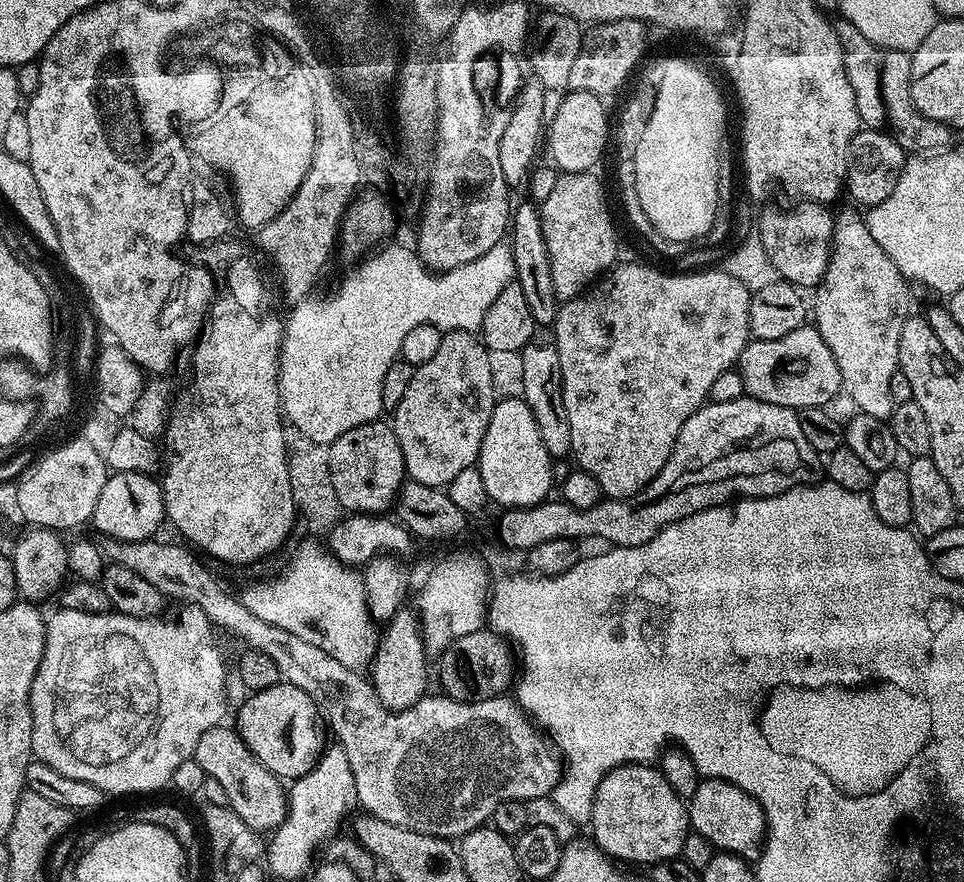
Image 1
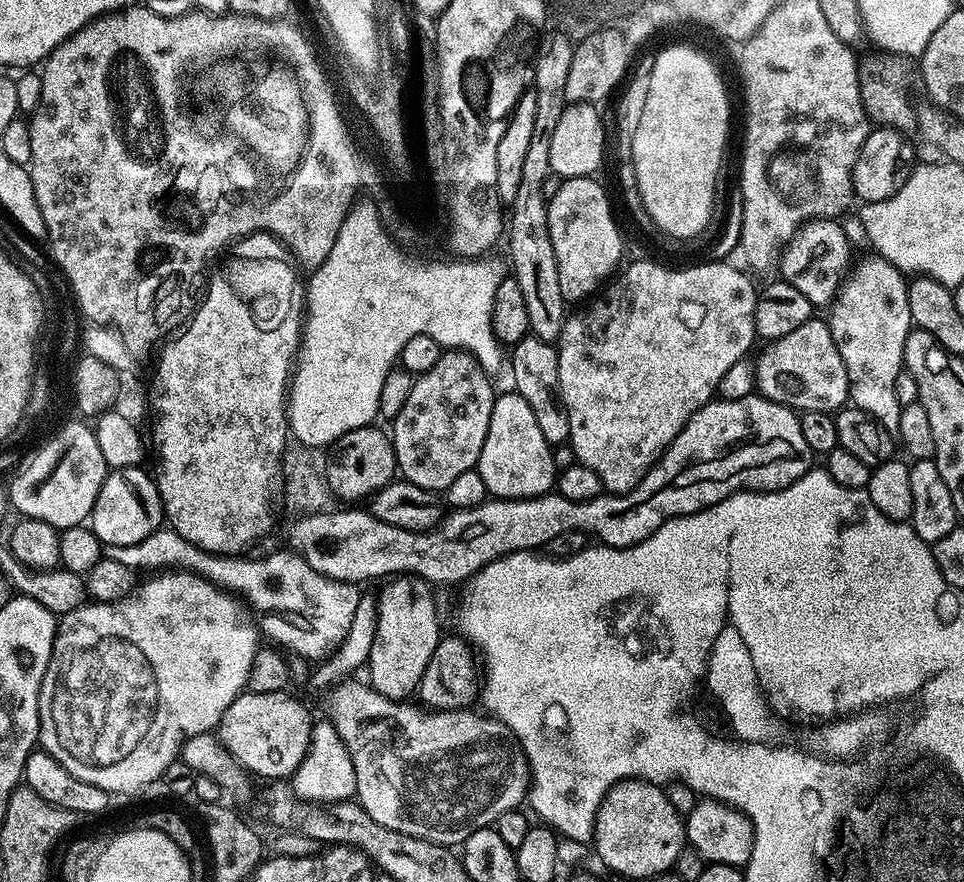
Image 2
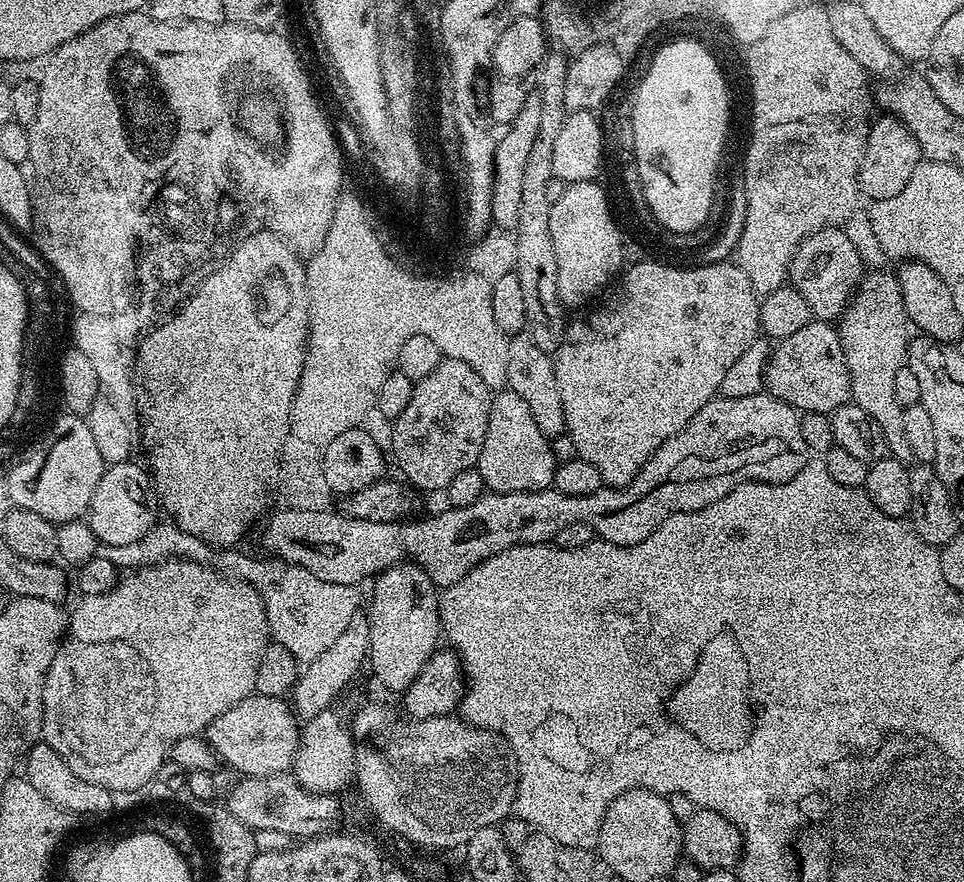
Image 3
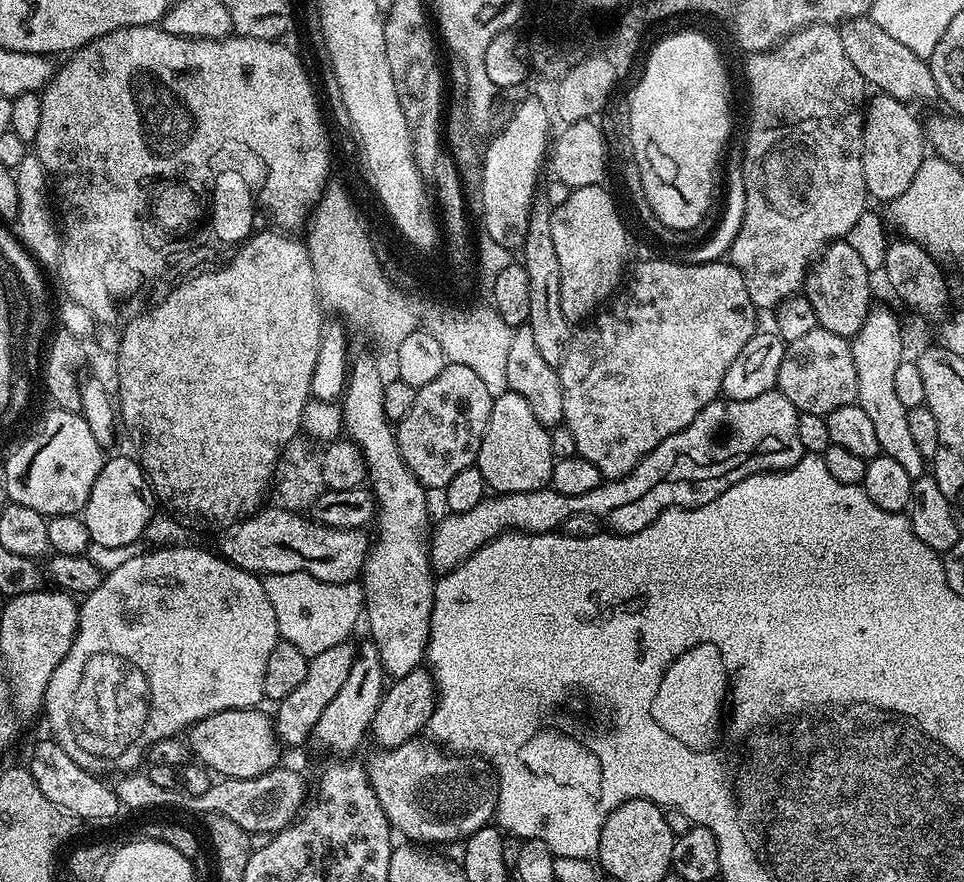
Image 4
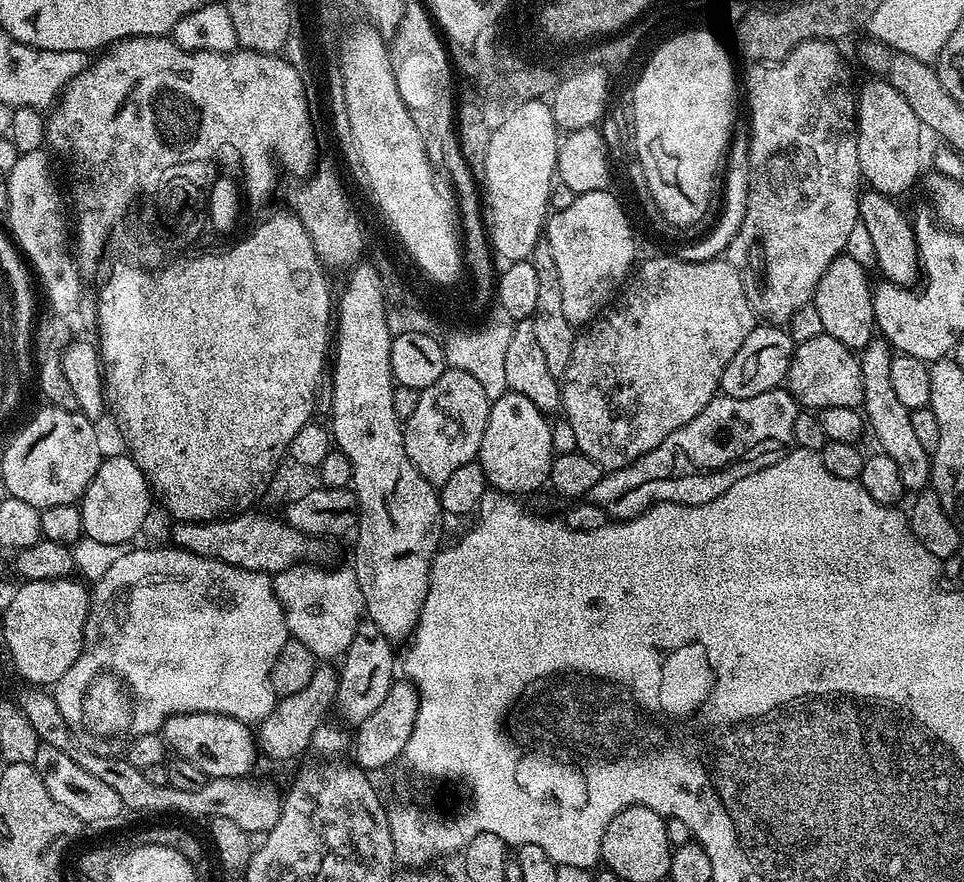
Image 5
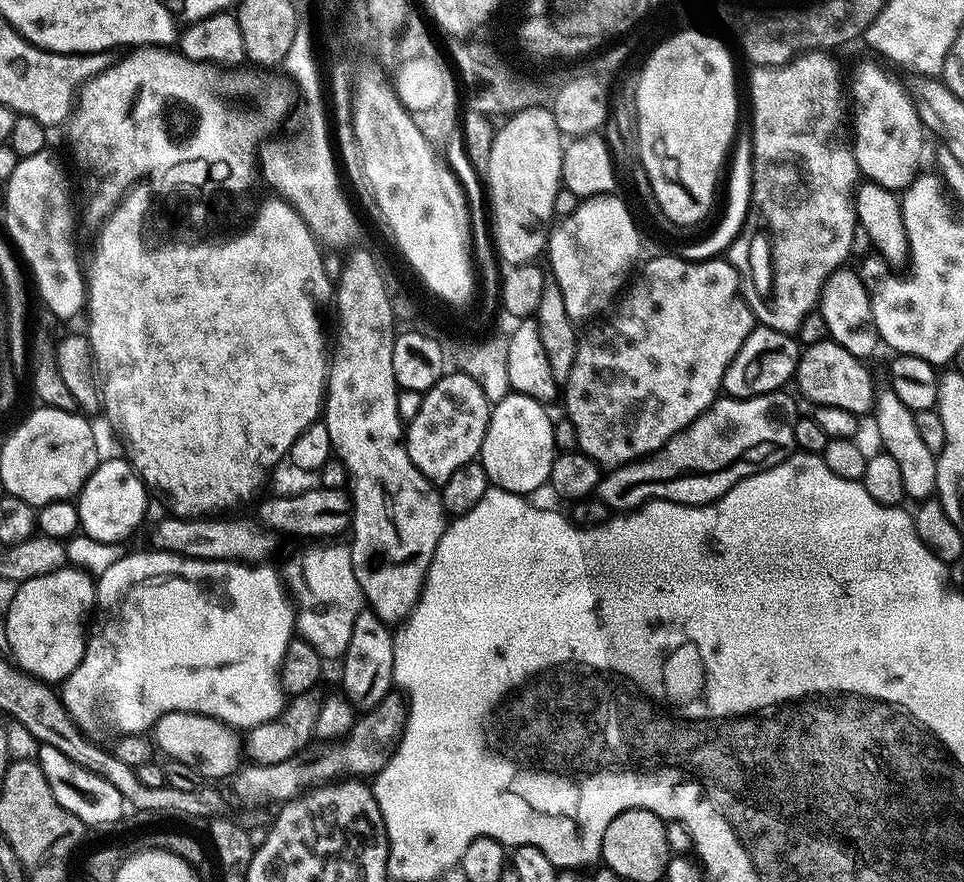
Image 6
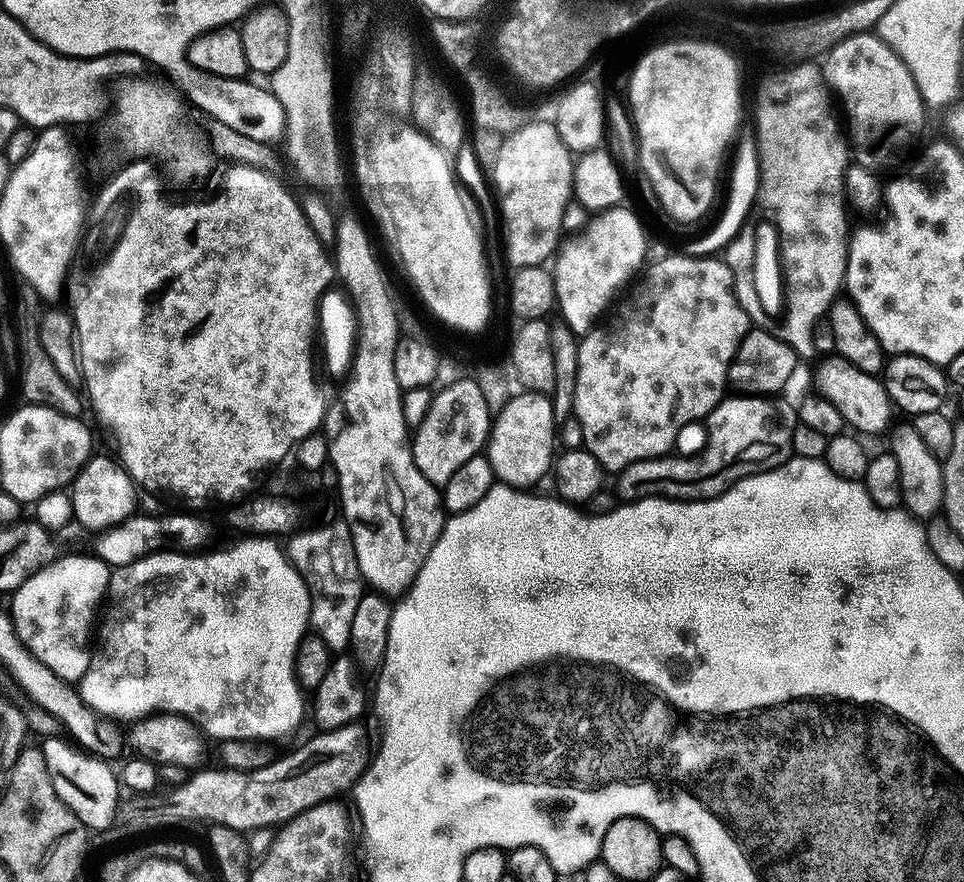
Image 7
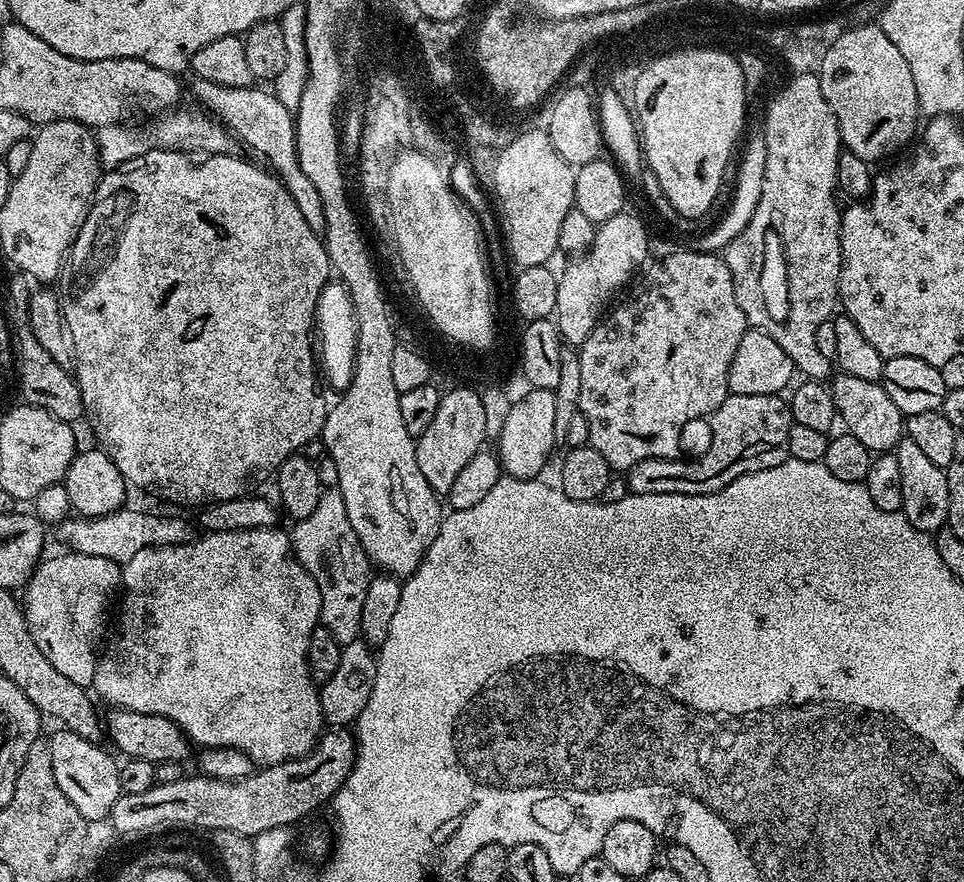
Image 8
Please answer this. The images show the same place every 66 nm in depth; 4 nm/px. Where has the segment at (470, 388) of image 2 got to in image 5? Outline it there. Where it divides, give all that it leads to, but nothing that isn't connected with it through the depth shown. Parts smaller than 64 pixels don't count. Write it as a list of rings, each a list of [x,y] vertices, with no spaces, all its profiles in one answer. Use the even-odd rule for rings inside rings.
[[[457,368],[445,370],[438,382],[430,382],[430,386],[419,389],[419,394],[414,414],[402,424],[404,445],[418,474],[422,474],[426,482],[438,486],[448,481],[461,466],[479,457],[490,402],[482,382]]]

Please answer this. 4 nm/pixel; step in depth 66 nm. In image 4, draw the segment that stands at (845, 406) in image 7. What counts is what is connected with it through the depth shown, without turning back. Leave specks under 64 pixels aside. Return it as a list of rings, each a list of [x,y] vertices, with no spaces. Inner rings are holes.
[[[818,326],[810,334],[791,341],[784,349],[782,366],[778,366],[776,388],[799,413],[826,417],[838,410],[838,406],[856,403],[858,373],[854,370],[849,337],[830,334],[830,330]]]

